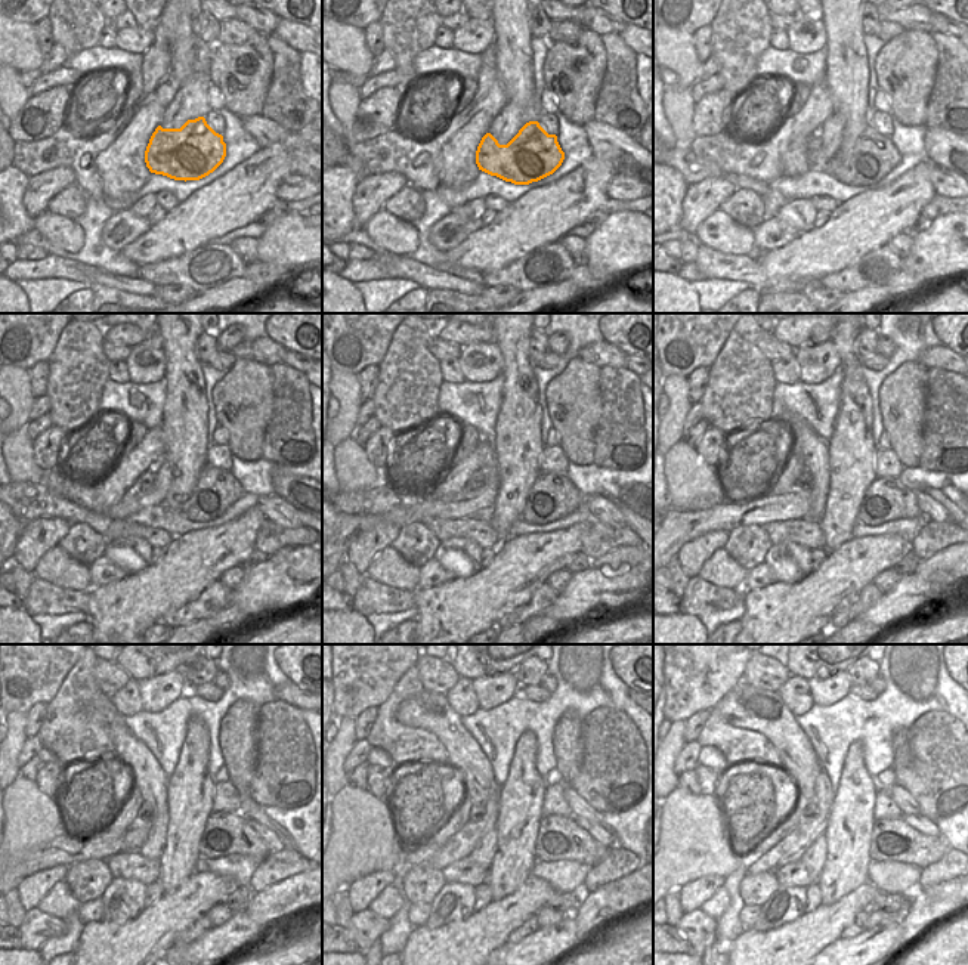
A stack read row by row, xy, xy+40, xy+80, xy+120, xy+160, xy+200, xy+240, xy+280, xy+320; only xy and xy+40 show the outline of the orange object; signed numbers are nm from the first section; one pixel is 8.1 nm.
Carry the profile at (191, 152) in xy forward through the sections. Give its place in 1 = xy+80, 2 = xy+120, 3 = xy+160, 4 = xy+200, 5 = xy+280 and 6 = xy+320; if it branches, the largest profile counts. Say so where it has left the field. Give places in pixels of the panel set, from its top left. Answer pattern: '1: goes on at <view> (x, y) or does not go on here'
1: goes on at xy+80 (874, 155)
2: goes on at xy+120 (216, 489)
3: goes on at xy+160 (551, 497)
4: goes on at xy+200 (887, 498)
5: goes on at xy+280 (560, 838)
6: goes on at xy+320 (893, 840)

